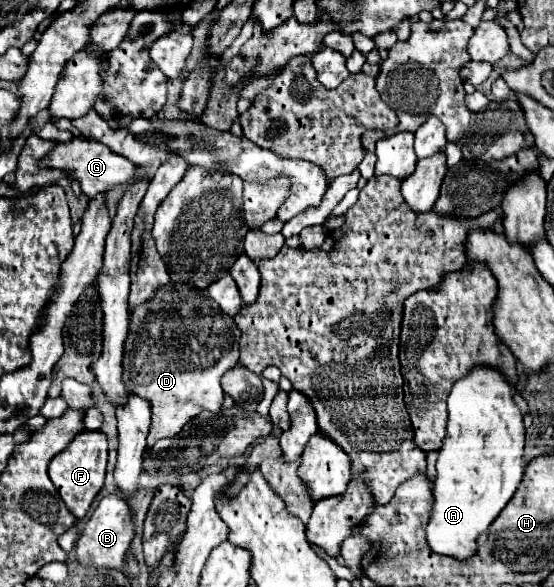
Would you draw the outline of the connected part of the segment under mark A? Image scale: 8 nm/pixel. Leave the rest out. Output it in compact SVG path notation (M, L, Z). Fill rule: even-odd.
M474 369L448 395L448 427L438 453L434 505L426 543L438 555L466 561L476 555L476 539L512 499L524 475L524 417L512 401L514 389L494 369Z

